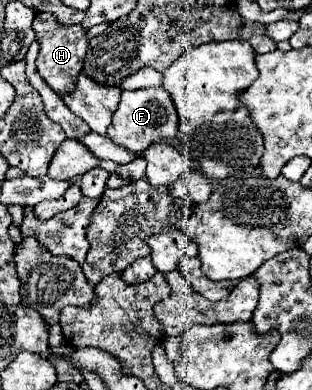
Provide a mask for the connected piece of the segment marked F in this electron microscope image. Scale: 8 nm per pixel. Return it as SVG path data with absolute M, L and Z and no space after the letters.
M134 89L134 91L122 91L120 105L112 117L112 125L108 127L108 137L130 149L132 153L142 153L148 145L158 141L168 141L176 137L178 133L178 113L172 97L160 89Z

